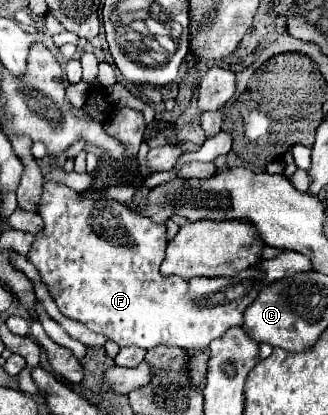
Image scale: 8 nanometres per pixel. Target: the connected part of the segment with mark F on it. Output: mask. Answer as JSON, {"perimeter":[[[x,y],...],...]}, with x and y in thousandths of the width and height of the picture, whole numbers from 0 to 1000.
{"perimeter":[[[134,448],[116,492],[116,516],[134,530],[134,549],[110,559],[91,593],[85,627],[116,646],[128,680],[146,689],[177,747],[256,781],[293,805],[317,805],[360,834],[470,839],[482,829],[549,834],[573,843],[628,839],[646,819],[671,814],[695,790],[732,786],[744,742],[780,718],[780,708],[835,675],[890,665],[902,655],[951,651],[945,622],[909,607],[866,607],[848,622],[799,627],[787,641],[732,660],[732,670],[585,670],[494,665],[488,636],[512,593],[506,540],[476,540],[451,520],[427,520],[409,496],[384,496],[360,482],[287,482],[256,477],[207,448]]]}

